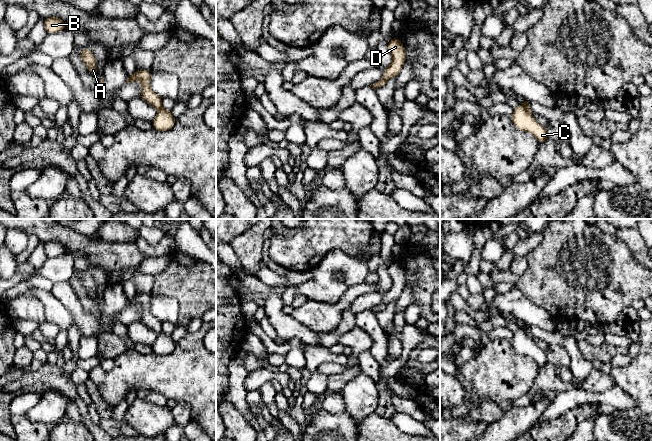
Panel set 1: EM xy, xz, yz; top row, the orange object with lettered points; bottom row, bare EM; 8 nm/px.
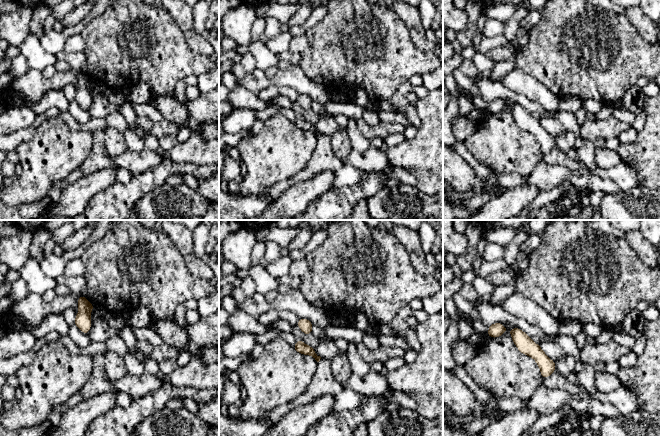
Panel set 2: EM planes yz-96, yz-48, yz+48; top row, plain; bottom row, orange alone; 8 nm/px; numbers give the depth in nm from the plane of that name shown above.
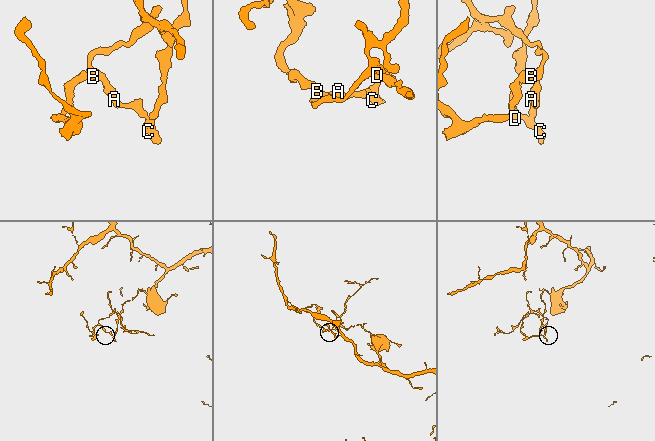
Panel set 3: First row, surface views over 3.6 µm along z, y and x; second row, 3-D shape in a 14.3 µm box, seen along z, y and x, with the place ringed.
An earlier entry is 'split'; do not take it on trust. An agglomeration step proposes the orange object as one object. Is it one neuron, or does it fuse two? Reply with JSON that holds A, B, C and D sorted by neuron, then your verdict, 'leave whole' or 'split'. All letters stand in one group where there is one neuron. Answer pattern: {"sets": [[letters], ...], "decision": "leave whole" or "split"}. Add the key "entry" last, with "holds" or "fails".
{"sets": [["A", "B"], ["C", "D"]], "decision": "split", "entry": "holds"}

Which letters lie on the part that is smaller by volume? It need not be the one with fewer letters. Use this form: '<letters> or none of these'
A, B

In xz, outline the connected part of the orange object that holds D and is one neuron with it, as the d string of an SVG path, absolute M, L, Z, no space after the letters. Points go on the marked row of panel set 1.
M397 37L391 39L388 42L387 47L392 55L392 62L383 73L383 79L386 81L399 75L406 60L404 46Z

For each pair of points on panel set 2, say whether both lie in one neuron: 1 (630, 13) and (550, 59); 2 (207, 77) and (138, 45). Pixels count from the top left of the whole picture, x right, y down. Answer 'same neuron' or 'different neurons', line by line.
1: different neurons
2: different neurons

